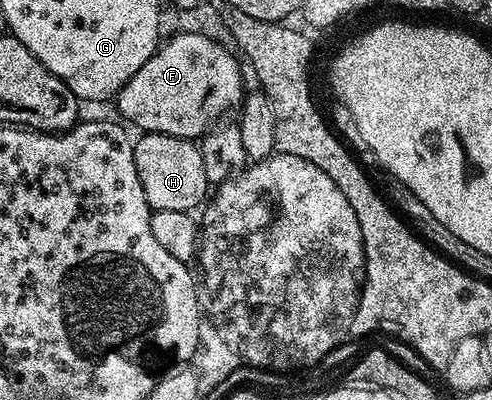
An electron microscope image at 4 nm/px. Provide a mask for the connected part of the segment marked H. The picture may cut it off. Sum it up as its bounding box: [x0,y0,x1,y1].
[133,132,209,213]

